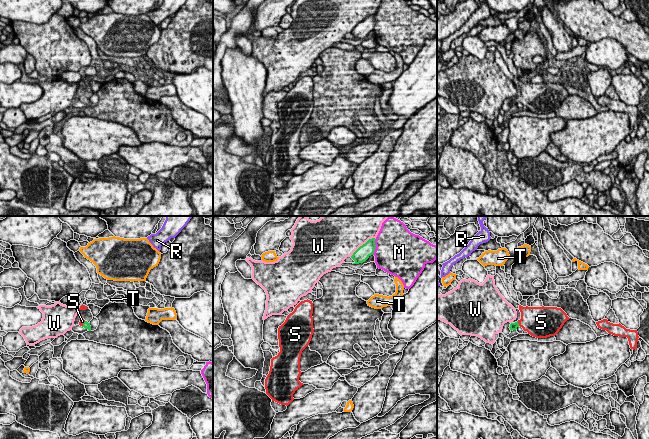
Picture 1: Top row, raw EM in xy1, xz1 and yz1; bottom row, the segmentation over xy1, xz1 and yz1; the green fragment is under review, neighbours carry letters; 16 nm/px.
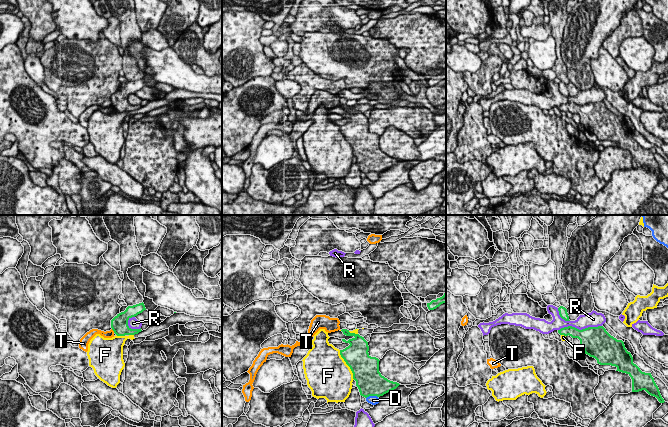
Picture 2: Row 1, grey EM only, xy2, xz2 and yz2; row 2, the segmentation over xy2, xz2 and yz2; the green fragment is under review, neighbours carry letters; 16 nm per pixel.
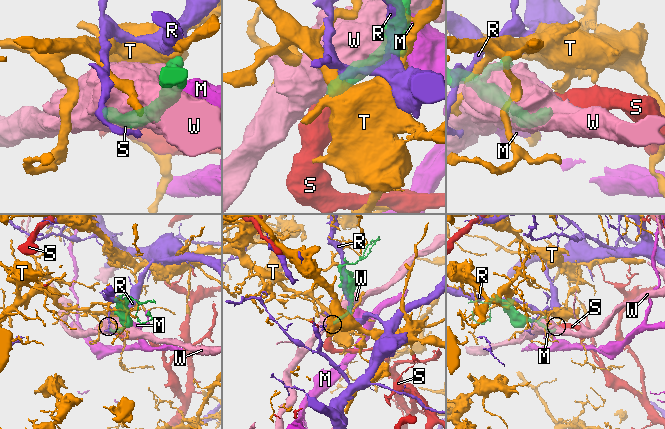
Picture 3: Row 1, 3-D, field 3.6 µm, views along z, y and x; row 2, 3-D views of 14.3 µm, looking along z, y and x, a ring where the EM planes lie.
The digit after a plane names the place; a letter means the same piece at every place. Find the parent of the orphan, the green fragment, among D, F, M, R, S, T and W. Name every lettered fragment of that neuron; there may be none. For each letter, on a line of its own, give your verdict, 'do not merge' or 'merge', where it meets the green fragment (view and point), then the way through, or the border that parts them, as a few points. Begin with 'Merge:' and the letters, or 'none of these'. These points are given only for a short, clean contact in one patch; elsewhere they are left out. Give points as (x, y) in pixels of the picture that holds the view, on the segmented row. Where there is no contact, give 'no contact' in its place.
Merge: S
D: do not merge | xz2 (371, 395)
F: do not merge | xz2 (347, 364)
M: do not merge | xz1 (375, 247)
R: do not merge | yz2 (578, 329)
S: merge | yz1 (518, 323) | across yz1 (513, 326), (518, 323), (533, 320)
T: do not merge | xy2 (113, 330)
W: do not merge | xz1 (363, 244)

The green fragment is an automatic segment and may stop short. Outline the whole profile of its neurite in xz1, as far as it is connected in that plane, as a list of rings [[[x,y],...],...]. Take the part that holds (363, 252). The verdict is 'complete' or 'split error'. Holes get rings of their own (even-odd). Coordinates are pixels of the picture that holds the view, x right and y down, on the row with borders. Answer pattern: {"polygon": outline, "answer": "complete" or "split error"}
{"polygon": [[[375,238],[369,239],[365,244],[360,246],[351,256],[355,261],[353,264],[365,262],[371,255],[373,255],[376,245]]], "answer": "complete"}

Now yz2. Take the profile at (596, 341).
{"polygon": [[[568,326],[558,330],[558,333],[578,338],[585,354],[595,358],[598,364],[615,366],[616,371],[628,374],[632,379],[632,392],[645,390],[660,403],[665,402],[651,373],[642,372],[633,363],[633,357],[625,348],[624,342],[611,336],[603,326],[582,330]]], "answer": "complete"}

